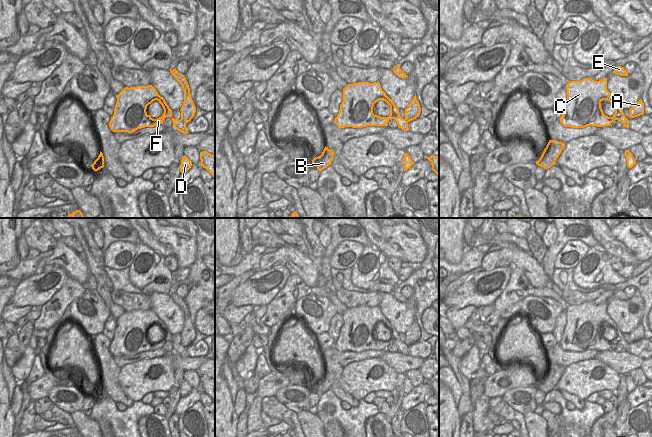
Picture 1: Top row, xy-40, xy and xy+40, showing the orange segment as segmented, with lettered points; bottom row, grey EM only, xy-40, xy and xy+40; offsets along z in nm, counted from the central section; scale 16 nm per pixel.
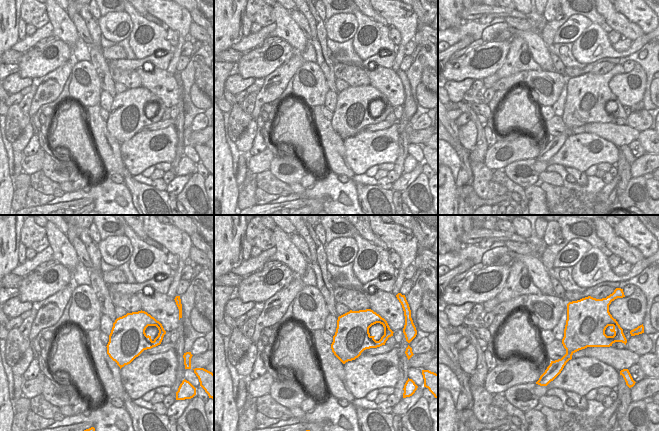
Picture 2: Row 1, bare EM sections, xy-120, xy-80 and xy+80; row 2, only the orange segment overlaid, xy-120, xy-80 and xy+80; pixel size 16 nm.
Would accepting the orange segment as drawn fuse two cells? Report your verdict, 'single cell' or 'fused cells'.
single cell

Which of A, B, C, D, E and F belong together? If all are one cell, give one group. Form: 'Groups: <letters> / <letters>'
Groups: A B C D E F.

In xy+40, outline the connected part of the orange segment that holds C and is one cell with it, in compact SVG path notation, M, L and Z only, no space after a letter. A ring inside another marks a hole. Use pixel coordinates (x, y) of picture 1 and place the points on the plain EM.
M590 302L569 305L566 314L567 324L559 343L564 351L605 351L618 344L623 347L624 351L629 352L629 344L625 341L623 333L607 314L607 302L599 305ZM603 324L607 324L614 329L615 338L612 341L603 337L601 332Z

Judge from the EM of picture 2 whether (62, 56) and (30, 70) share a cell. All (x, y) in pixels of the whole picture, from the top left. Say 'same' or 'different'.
same

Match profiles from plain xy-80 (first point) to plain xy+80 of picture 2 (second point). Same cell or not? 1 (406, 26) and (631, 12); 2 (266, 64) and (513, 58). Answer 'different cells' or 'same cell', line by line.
1: same cell
2: different cells

